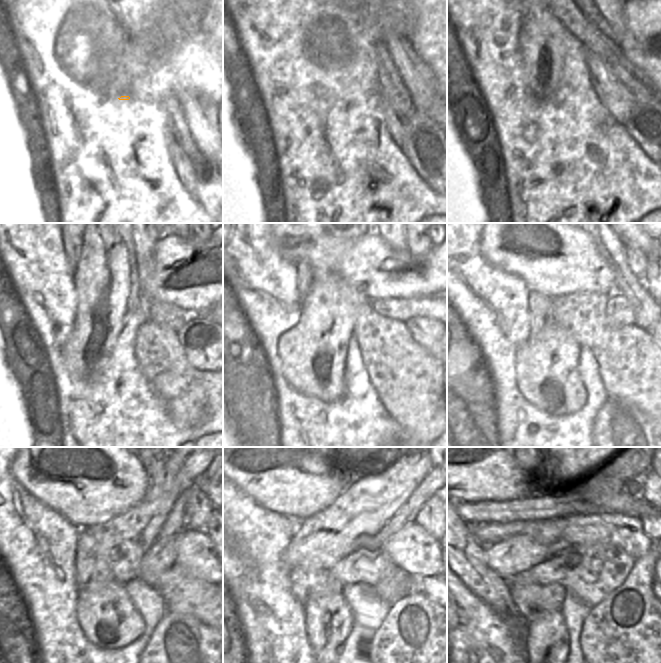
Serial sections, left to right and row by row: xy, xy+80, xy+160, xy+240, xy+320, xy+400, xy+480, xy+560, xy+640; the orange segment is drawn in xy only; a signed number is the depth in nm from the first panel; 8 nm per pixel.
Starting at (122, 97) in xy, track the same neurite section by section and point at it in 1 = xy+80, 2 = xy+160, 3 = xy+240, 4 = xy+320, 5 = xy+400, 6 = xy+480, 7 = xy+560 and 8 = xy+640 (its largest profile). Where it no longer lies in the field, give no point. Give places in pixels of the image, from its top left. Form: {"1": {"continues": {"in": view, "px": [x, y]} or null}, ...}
{"1": {"continues": {"in": "xy+80", "px": [358, 78]}}, "2": {"continues": {"in": "xy+160", "px": [555, 58]}}, "3": {"continues": {"in": "xy+240", "px": [102, 275]}}, "4": {"continues": {"in": "xy+320", "px": [313, 353]}}, "5": {"continues": {"in": "xy+400", "px": [547, 375]}}, "6": {"continues": {"in": "xy+480", "px": [106, 614]}}, "7": {"continues": {"in": "xy+560", "px": [328, 619]}}, "8": {"continues": {"in": "xy+640", "px": [556, 643]}}}

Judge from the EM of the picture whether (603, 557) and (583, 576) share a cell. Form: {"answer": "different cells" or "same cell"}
{"answer": "same cell"}

